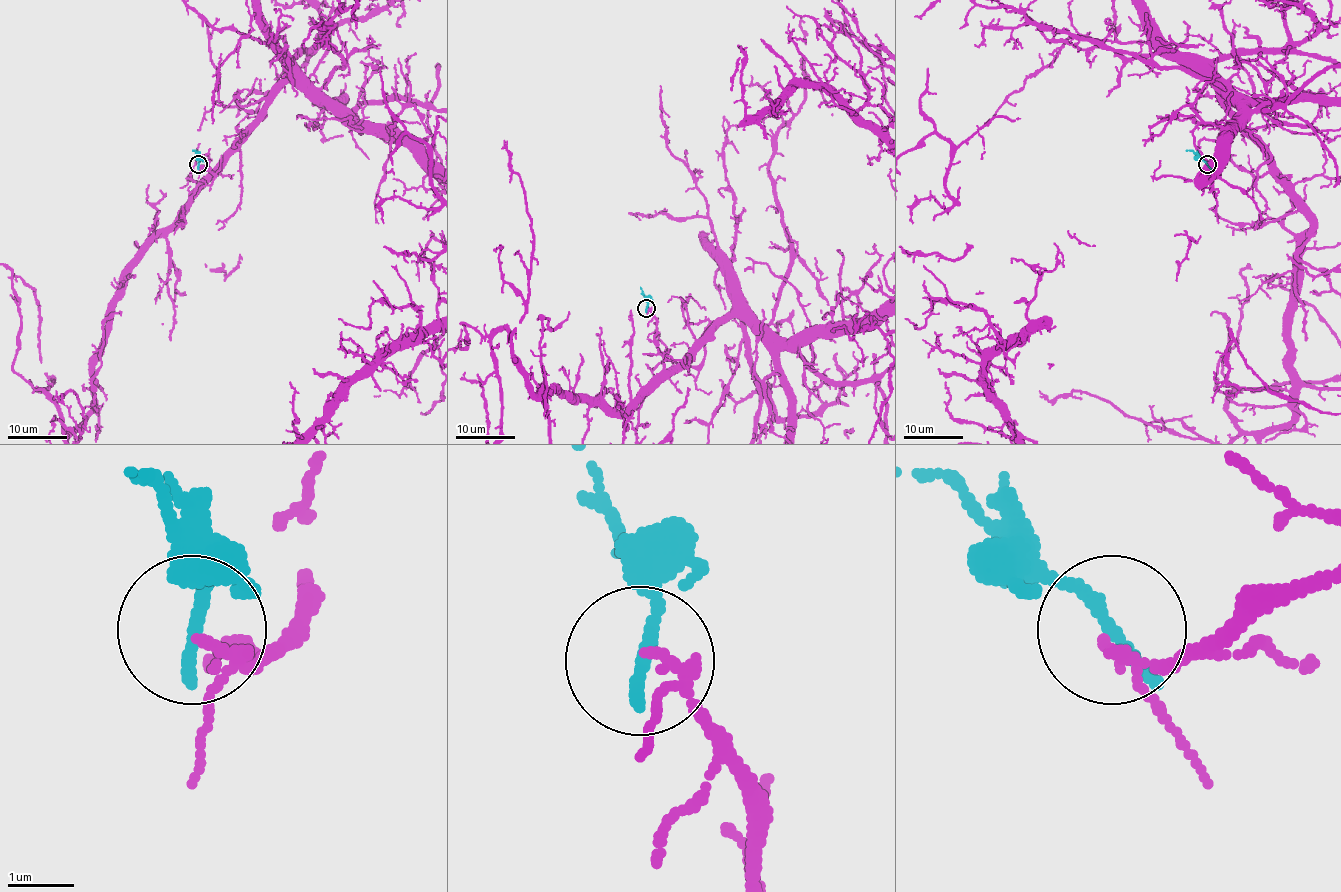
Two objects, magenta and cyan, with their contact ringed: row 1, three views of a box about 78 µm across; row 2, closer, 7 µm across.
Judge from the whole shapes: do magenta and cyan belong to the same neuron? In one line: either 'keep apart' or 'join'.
keep apart

